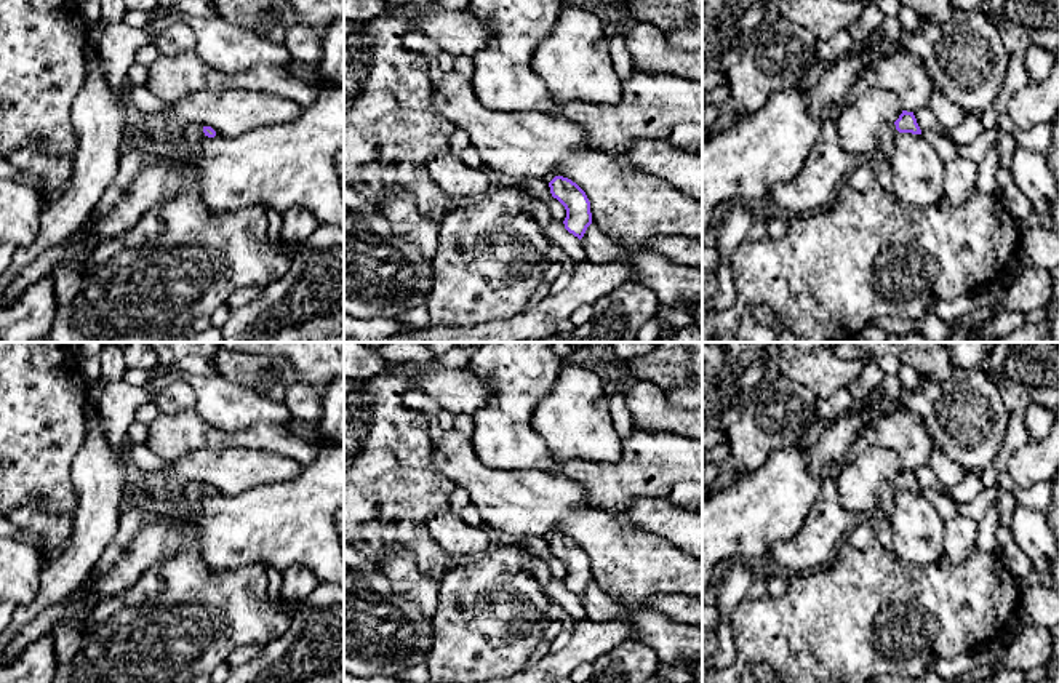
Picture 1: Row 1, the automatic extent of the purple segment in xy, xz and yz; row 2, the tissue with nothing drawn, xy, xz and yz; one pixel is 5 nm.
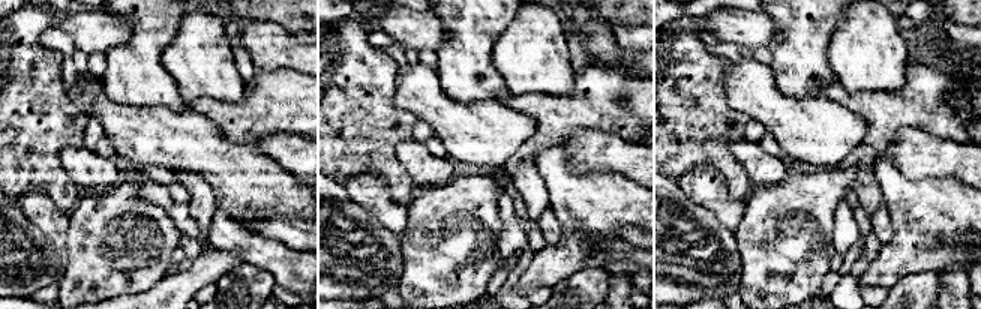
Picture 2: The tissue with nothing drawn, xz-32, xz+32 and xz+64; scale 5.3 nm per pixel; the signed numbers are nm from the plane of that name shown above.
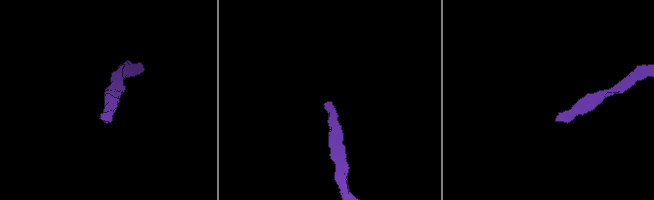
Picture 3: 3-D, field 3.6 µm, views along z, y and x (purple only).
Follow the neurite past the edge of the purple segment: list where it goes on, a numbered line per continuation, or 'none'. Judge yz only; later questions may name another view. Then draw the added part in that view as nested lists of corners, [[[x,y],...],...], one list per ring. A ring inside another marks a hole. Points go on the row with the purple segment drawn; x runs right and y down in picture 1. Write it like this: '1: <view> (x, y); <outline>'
1: yz (888, 133); [[[894,123],[885,125],[880,128],[880,136],[878,136],[878,147],[875,155],[877,157],[883,157],[883,158],[889,158],[891,152],[893,152],[893,142],[897,136],[897,130]]]

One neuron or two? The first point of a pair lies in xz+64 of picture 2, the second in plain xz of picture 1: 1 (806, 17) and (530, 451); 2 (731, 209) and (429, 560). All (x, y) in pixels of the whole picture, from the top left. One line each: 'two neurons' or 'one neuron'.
1: one neuron
2: two neurons

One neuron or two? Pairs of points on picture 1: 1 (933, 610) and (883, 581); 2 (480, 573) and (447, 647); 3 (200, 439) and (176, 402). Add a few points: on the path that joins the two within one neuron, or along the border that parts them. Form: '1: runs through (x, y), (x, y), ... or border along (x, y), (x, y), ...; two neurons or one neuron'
1: runs through (920, 610), (915, 610), (896, 594); one neuron
2: runs through (461, 592), (453, 595), (445, 618), (447, 627); one neuron
3: border along (192, 407), (162, 413); two neurons

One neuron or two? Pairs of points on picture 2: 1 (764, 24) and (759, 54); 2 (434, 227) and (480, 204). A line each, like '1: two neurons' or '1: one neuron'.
1: two neurons
2: one neuron

